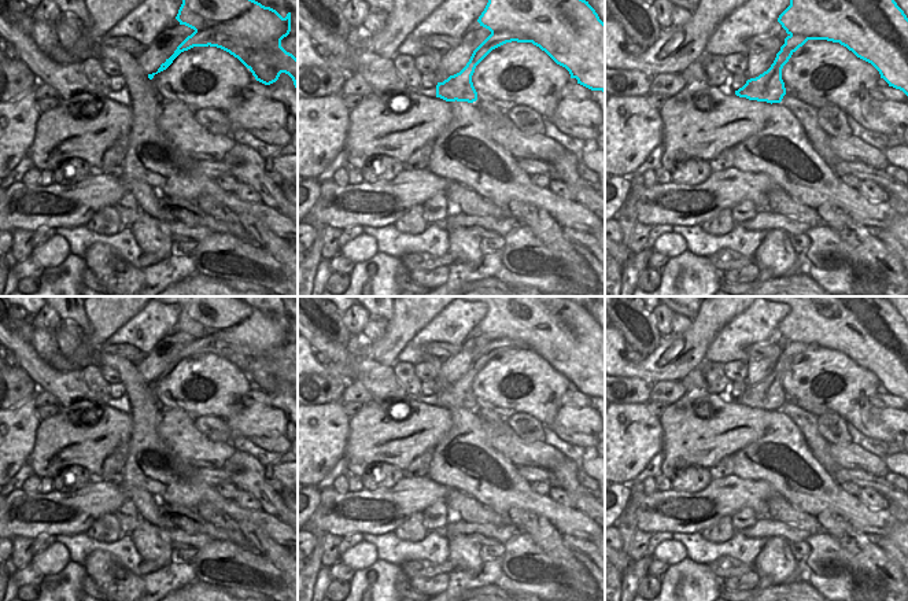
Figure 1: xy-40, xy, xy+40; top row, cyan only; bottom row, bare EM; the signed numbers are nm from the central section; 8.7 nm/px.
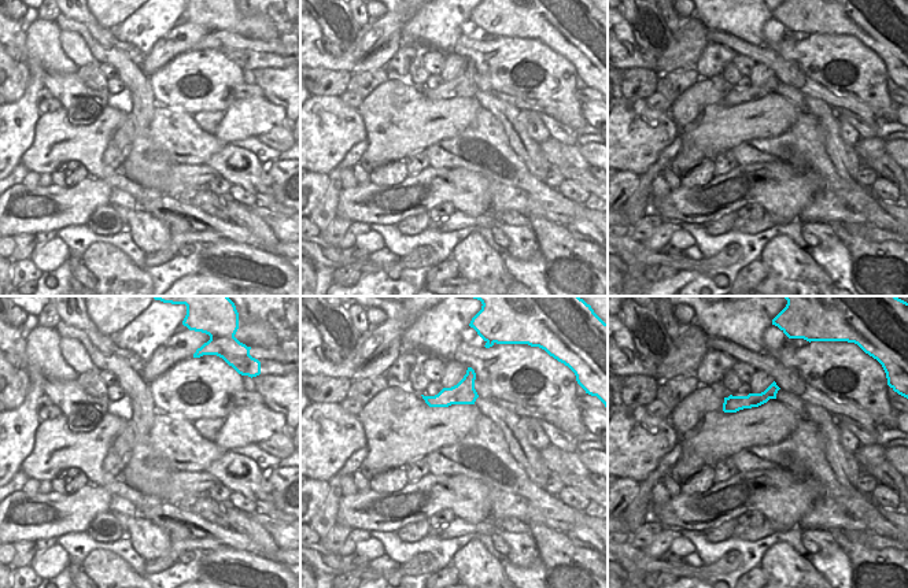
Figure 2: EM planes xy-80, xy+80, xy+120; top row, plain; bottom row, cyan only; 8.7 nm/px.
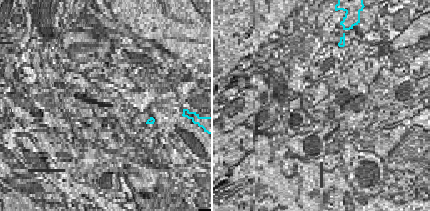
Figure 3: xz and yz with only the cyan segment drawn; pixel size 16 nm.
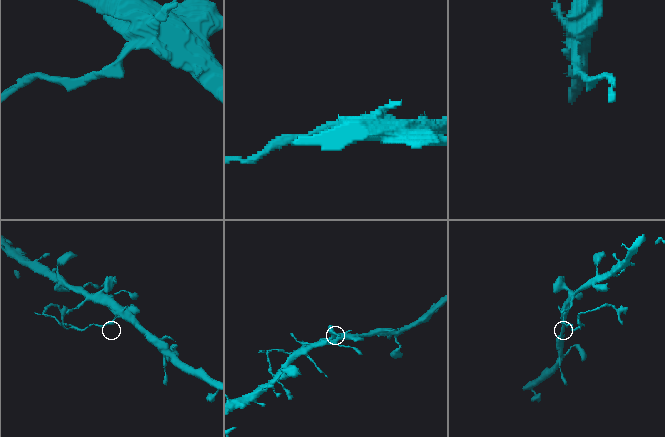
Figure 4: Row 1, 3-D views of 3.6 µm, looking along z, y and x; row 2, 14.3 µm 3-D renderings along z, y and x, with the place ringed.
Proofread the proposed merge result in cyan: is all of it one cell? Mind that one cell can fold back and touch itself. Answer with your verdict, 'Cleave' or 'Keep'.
Cleave.

